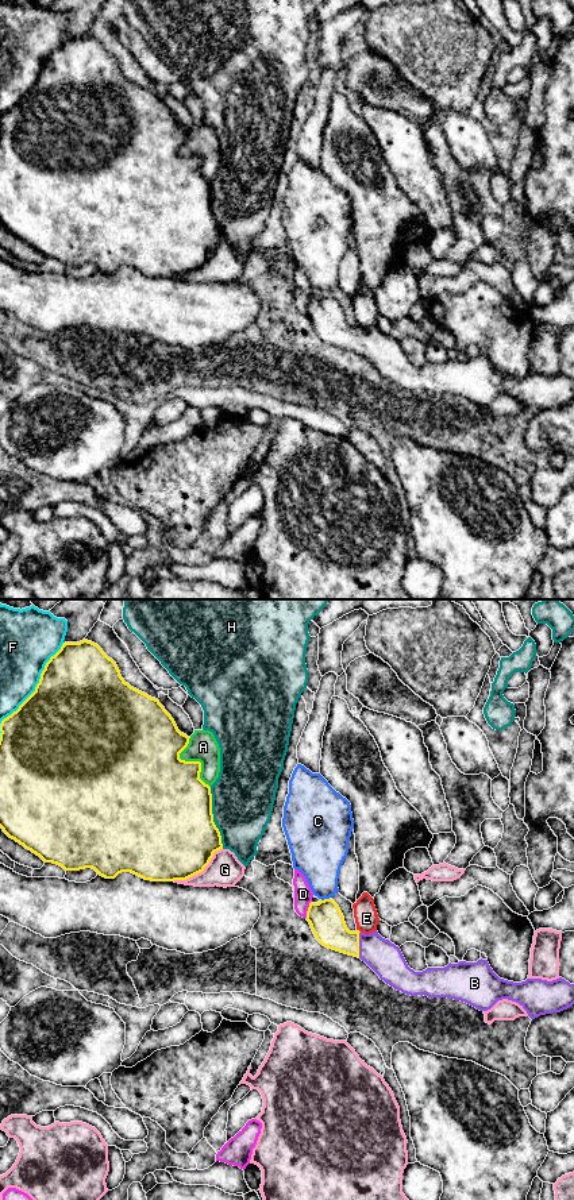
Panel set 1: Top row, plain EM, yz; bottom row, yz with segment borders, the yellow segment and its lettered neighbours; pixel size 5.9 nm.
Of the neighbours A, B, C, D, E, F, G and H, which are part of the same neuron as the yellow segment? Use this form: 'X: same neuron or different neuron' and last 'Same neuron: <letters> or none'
A: different neuron
B: same neuron
C: different neuron
D: different neuron
E: different neuron
F: different neuron
G: different neuron
H: different neuron
Same neuron: B

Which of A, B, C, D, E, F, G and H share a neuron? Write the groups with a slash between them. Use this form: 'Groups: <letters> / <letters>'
Groups: A / B / C / D / E / F / G / H

